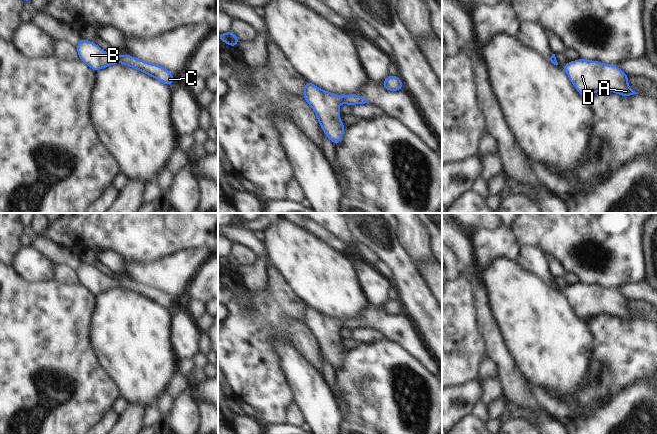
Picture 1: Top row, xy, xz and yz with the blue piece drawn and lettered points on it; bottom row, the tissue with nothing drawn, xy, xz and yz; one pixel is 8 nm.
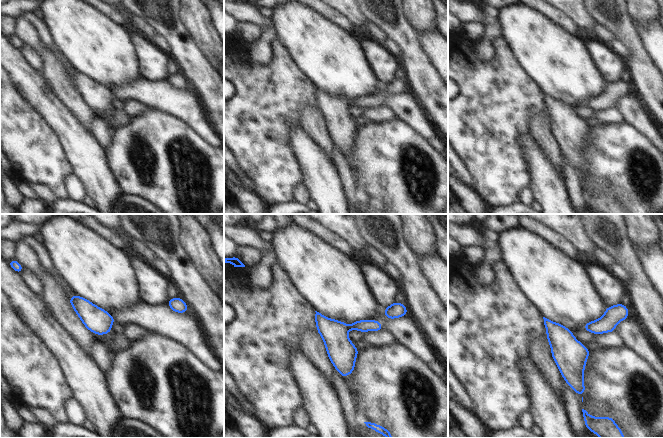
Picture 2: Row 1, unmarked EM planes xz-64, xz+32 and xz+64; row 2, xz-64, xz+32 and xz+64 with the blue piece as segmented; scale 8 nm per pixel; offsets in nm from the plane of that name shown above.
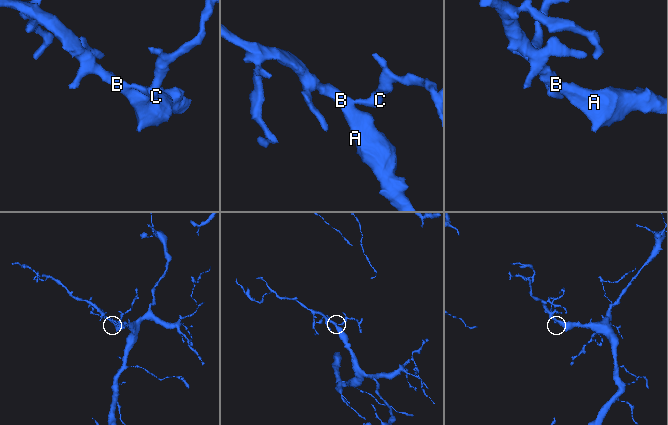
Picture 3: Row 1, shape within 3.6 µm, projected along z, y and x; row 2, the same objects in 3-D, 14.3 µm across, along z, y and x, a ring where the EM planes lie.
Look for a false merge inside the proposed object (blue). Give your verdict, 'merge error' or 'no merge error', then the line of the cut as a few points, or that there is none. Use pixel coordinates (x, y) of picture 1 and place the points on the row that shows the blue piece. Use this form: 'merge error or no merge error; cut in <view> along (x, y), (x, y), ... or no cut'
no merge error; no cut

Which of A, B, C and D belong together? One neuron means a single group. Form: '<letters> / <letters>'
A B C D

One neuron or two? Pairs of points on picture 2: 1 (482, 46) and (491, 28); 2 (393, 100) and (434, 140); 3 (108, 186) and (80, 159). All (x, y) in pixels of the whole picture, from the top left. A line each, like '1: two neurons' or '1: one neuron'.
1: one neuron
2: one neuron
3: one neuron

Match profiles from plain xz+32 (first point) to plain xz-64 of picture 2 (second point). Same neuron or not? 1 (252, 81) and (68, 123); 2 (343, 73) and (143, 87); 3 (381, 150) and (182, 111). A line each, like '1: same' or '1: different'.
1: different
2: different
3: different

